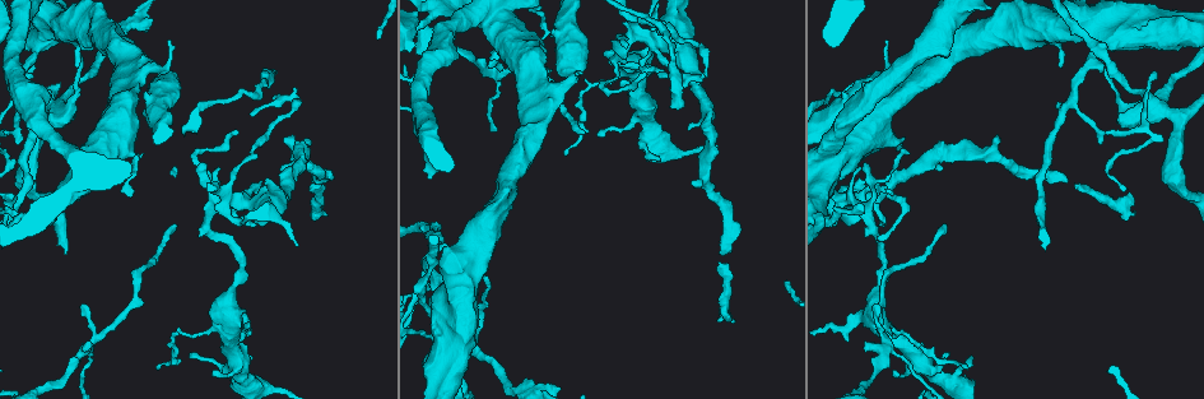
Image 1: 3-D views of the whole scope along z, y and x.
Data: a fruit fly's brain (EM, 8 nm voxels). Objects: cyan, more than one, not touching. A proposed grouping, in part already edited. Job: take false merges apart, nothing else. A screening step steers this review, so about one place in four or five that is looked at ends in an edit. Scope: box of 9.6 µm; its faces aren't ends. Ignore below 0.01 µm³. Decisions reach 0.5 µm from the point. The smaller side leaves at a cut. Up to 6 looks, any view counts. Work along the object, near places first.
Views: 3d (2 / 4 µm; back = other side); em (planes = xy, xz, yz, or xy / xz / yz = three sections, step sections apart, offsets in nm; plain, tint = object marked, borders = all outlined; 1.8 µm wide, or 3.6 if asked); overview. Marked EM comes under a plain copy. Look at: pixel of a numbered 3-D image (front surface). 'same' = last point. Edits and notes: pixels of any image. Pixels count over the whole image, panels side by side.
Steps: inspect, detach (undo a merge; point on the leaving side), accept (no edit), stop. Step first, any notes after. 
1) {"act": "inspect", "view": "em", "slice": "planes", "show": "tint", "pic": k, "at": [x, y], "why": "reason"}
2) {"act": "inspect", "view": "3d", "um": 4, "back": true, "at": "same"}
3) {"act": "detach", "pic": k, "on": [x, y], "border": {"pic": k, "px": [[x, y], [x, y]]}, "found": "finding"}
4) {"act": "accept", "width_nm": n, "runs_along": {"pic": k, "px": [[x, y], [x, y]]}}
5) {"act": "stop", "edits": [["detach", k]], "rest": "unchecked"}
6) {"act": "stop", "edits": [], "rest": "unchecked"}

{"act": "inspect", "view": "3d", "um": 4, "pic": 1, "at": [1147, 14], "why": "thick turns thin"}

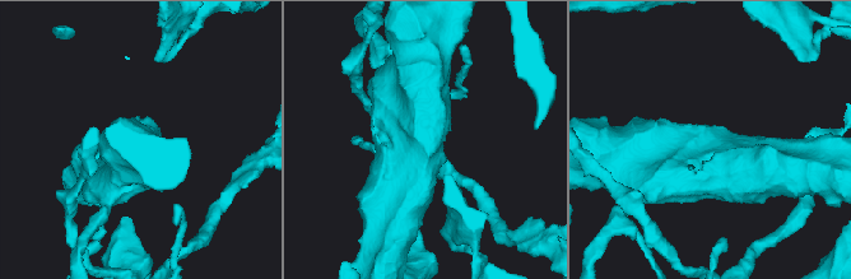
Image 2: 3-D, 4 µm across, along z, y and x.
{"act": "inspect", "view": "em", "um": 3.6, "slice": "planes", "show": "tint", "pic": 2, "at": [425, 139], "why": "need the tissue"}

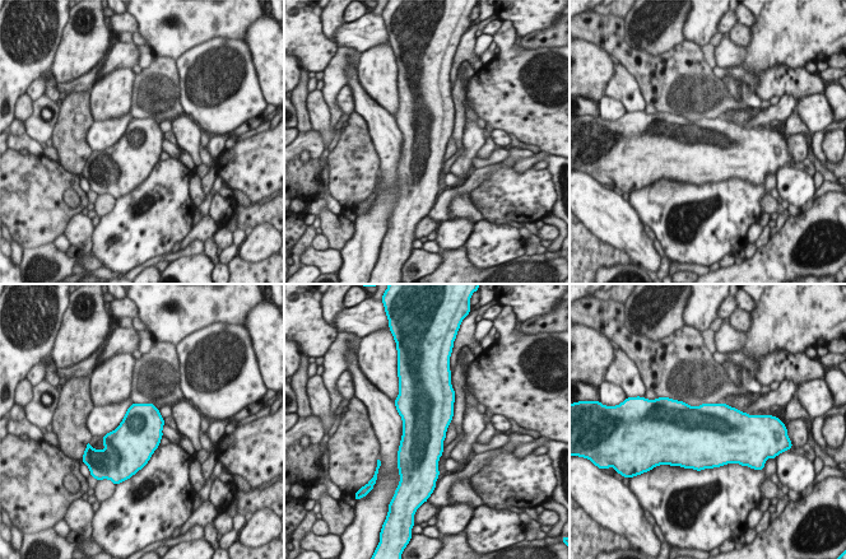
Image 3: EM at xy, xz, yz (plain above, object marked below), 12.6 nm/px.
{"act": "accept", "found": "one cell here"}

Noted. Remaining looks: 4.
{"act": "inspect", "view": "3d", "um": 4, "pic": 1, "at": [527, 64], "why": "thick turns thin"}

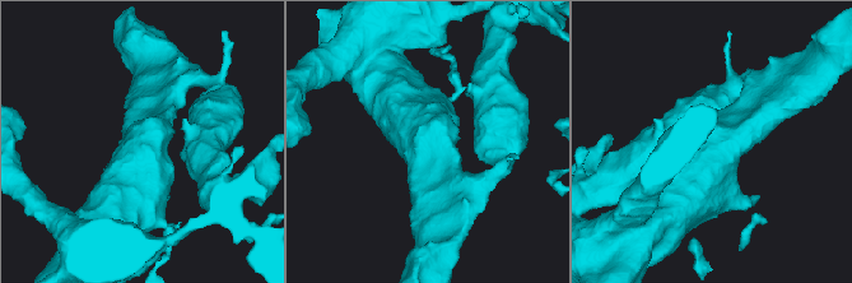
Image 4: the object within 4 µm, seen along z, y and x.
{"act": "inspect", "view": "em", "um": 3.6, "slice": "xz", "step": 4, "show": "tint", "pic": 4, "at": [717, 154], "why": "shape alone is not enough"}

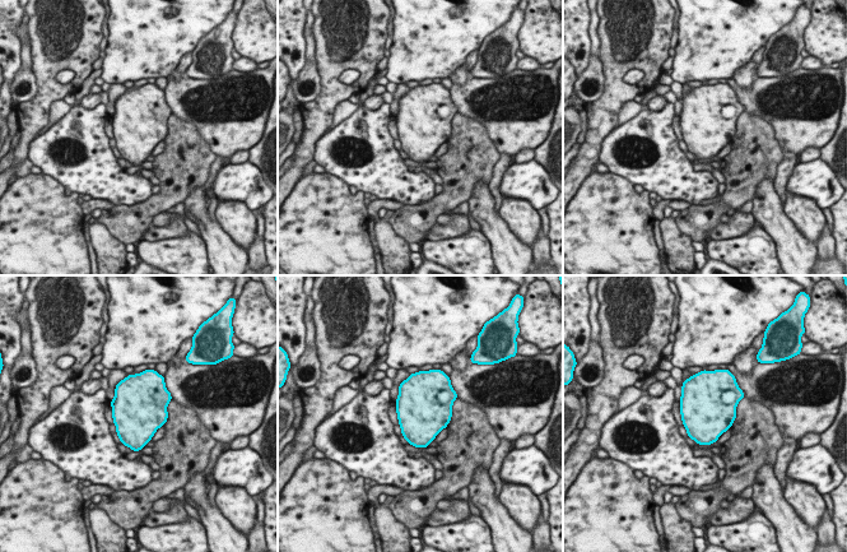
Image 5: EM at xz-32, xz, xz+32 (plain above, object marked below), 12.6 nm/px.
{"act": "inspect", "view": "em", "um": 3.6, "slice": "planes", "show": "tint", "at": "same"}

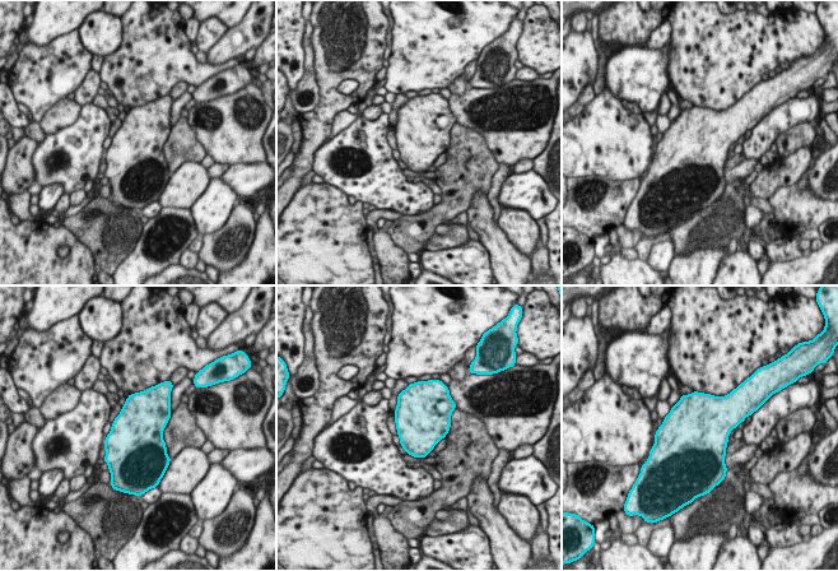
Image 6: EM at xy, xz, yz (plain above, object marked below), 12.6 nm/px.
{"act": "accept", "found": "continuous, no second cell"}

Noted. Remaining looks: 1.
{"act": "inspect", "view": "em", "slice": "yz", "step": 16, "show": "tint", "pic": 1, "at": [703, 70], "why": "sharp bend"}

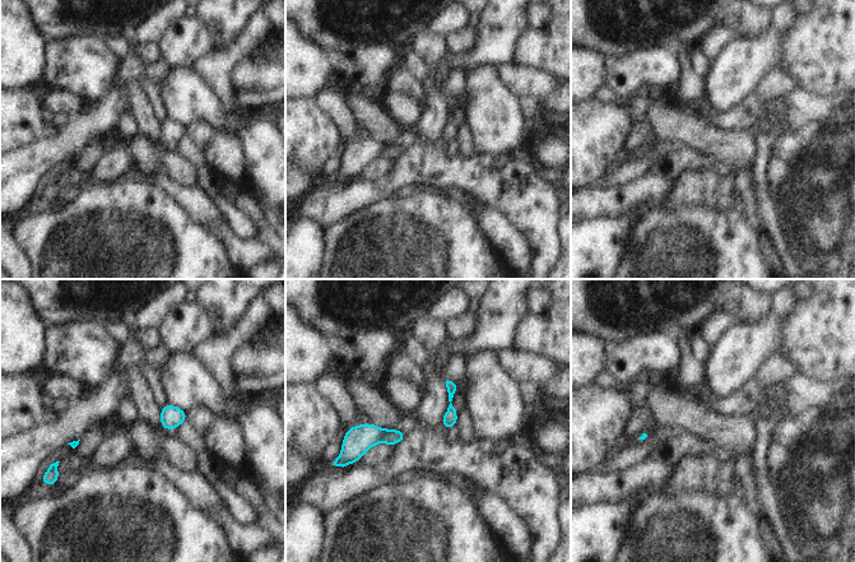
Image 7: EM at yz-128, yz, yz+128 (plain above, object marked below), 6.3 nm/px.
{"act": "accept", "width_nm": 90, "runs_along": {"pic": 7, "px": [[449, 384], [450, 419], [447, 425]]}, "found": "one cell here"}

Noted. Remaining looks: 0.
{"act": "stop", "edits": [], "rest": "unchecked"}

